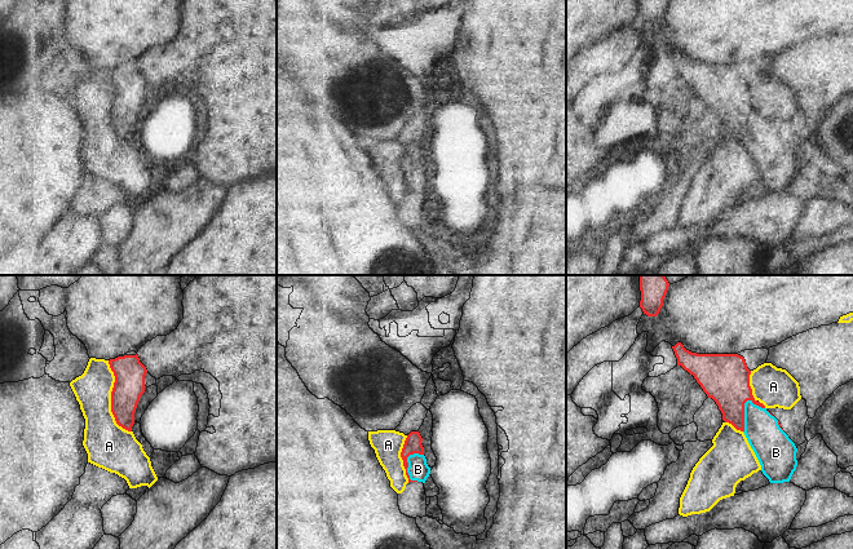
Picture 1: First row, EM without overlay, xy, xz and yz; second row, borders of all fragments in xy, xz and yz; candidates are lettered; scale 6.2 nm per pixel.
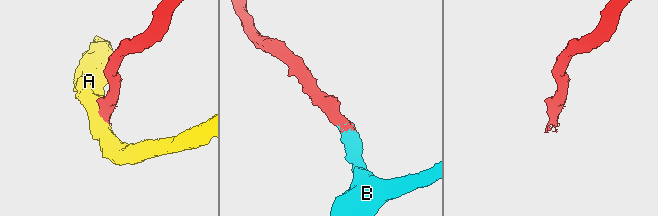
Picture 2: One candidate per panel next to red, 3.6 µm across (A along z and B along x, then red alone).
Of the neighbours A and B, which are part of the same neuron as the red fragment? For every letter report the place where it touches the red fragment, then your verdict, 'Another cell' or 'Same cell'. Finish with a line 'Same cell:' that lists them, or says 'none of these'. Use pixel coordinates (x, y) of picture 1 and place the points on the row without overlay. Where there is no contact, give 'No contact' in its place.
A: Touches red at xy (111, 110). Another cell
B: Touches red at yz (743, 125). Same cell
Same cell: B

